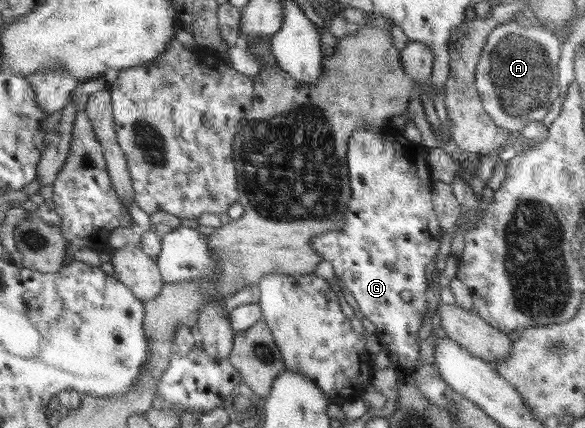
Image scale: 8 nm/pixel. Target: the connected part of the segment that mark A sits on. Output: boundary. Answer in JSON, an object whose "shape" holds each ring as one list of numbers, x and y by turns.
{"shape":[[513,20,491,30,476,66,475,86,483,108,494,124,518,134,529,122,544,120,551,104,559,96,557,62,559,62,561,48,562,43,555,36,555,32,538,23,520,26]]}

